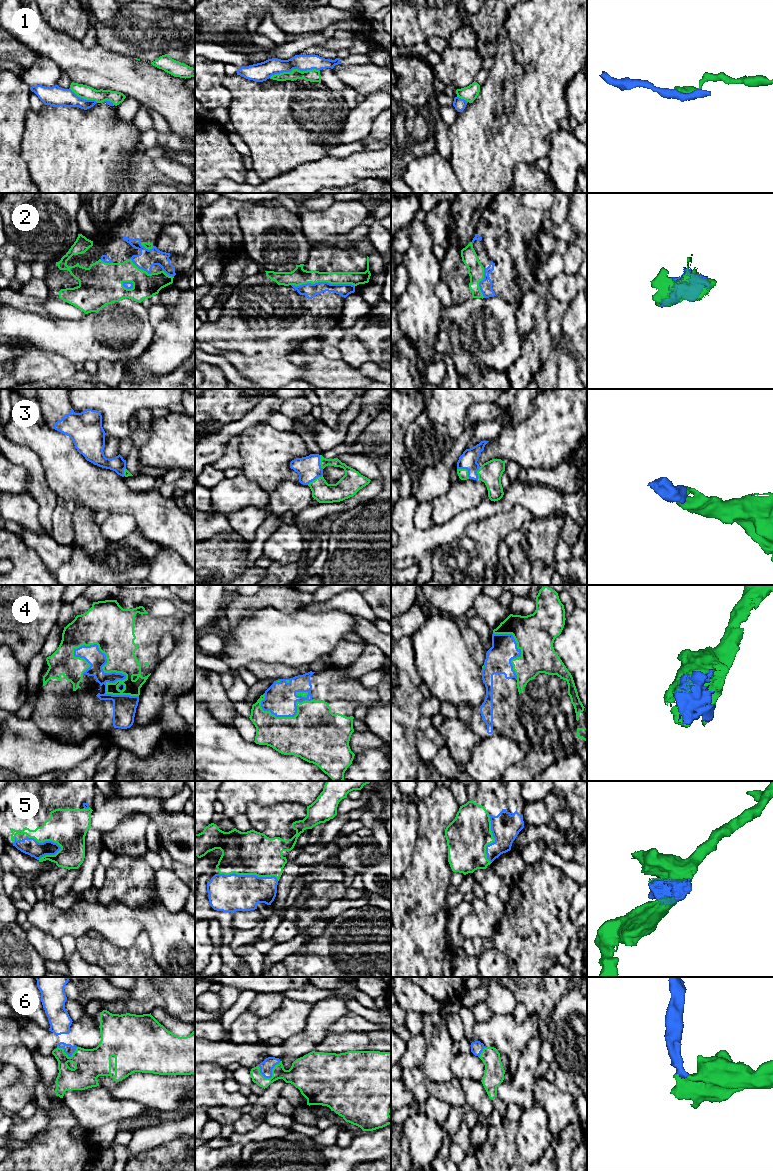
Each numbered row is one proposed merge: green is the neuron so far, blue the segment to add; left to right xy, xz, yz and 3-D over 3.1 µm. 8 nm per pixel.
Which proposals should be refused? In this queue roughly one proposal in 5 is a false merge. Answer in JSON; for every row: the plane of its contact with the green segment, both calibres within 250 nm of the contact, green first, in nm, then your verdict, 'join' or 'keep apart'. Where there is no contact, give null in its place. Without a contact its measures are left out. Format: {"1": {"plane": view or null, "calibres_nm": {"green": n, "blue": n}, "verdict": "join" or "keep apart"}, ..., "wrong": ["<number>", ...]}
{"1": {"plane": "xz", "calibres_nm": {"green": 100, "blue": 140}, "verdict": "keep apart"}, "2": {"plane": "xz", "calibres_nm": {"green": 140, "blue": 110}, "verdict": "join"}, "3": {"plane": "yz", "calibres_nm": {"green": 80, "blue": 140}, "verdict": "join"}, "4": {"plane": "xy", "calibres_nm": {"green": 280, "blue": 140}, "verdict": "join"}, "5": {"plane": "xz", "calibres_nm": {"green": 360, "blue": 300}, "verdict": "join"}, "6": {"plane": "xz", "calibres_nm": {"green": 240, "blue": 100}, "verdict": "join"}, "wrong": ["1"]}

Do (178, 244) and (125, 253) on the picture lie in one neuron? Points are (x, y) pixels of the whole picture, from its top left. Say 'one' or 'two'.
two

